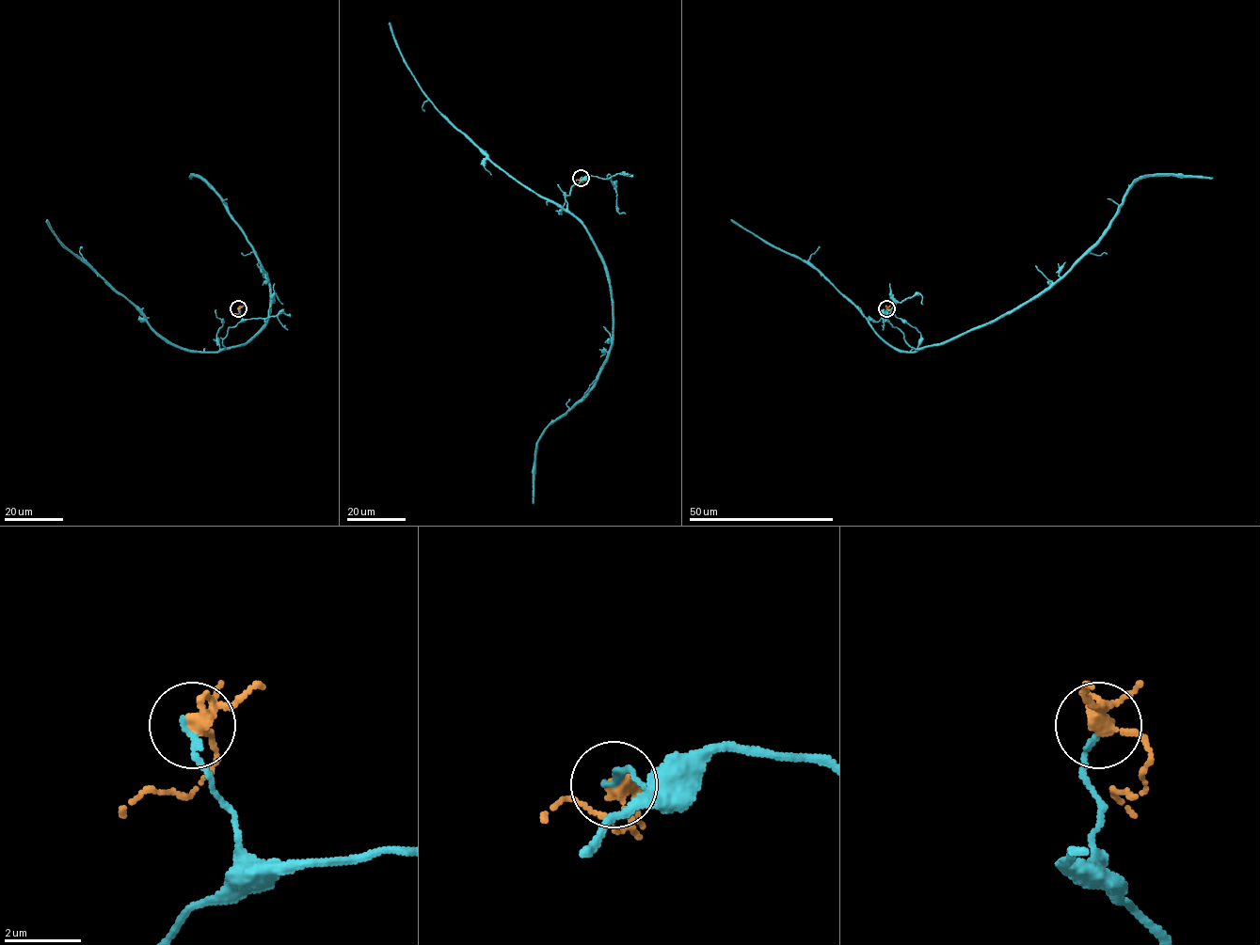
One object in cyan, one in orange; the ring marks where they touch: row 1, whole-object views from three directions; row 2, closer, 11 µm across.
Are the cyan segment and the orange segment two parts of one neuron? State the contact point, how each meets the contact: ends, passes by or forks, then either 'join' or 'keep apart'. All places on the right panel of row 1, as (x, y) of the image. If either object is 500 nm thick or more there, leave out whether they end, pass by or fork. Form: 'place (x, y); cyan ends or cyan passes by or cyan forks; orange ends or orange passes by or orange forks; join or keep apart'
place (886, 308); cyan ends; orange forks; keep apart

